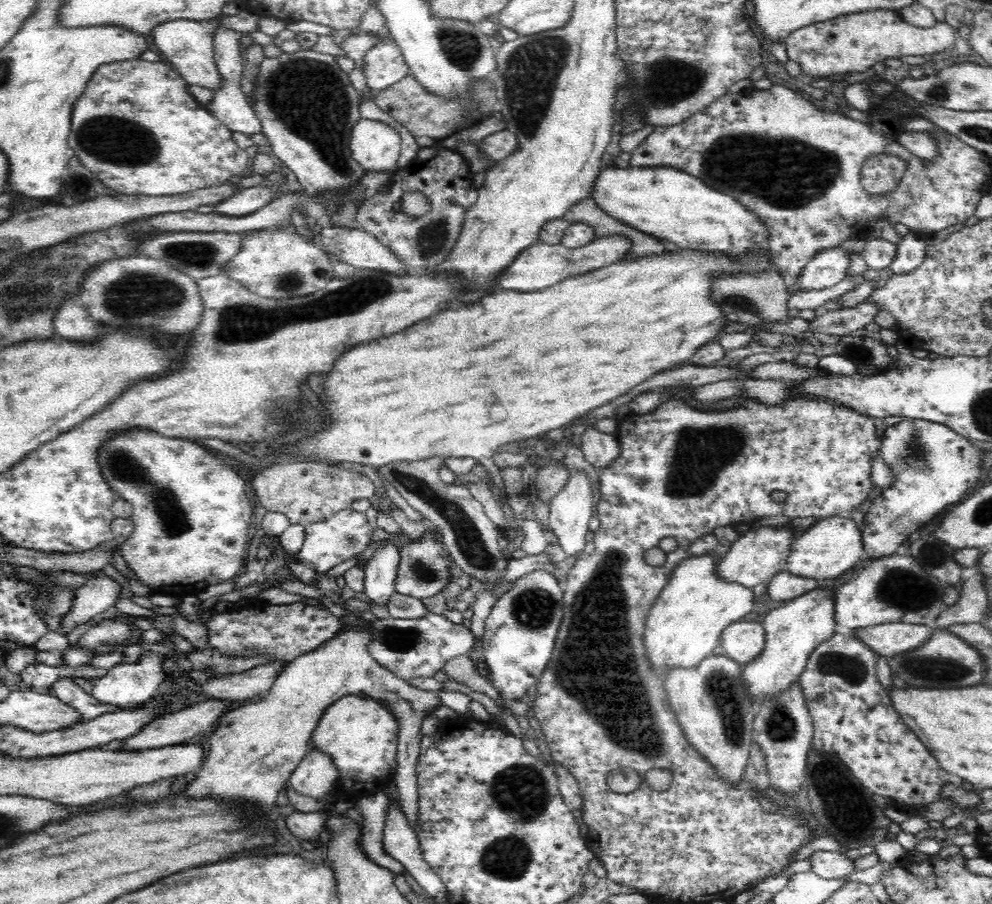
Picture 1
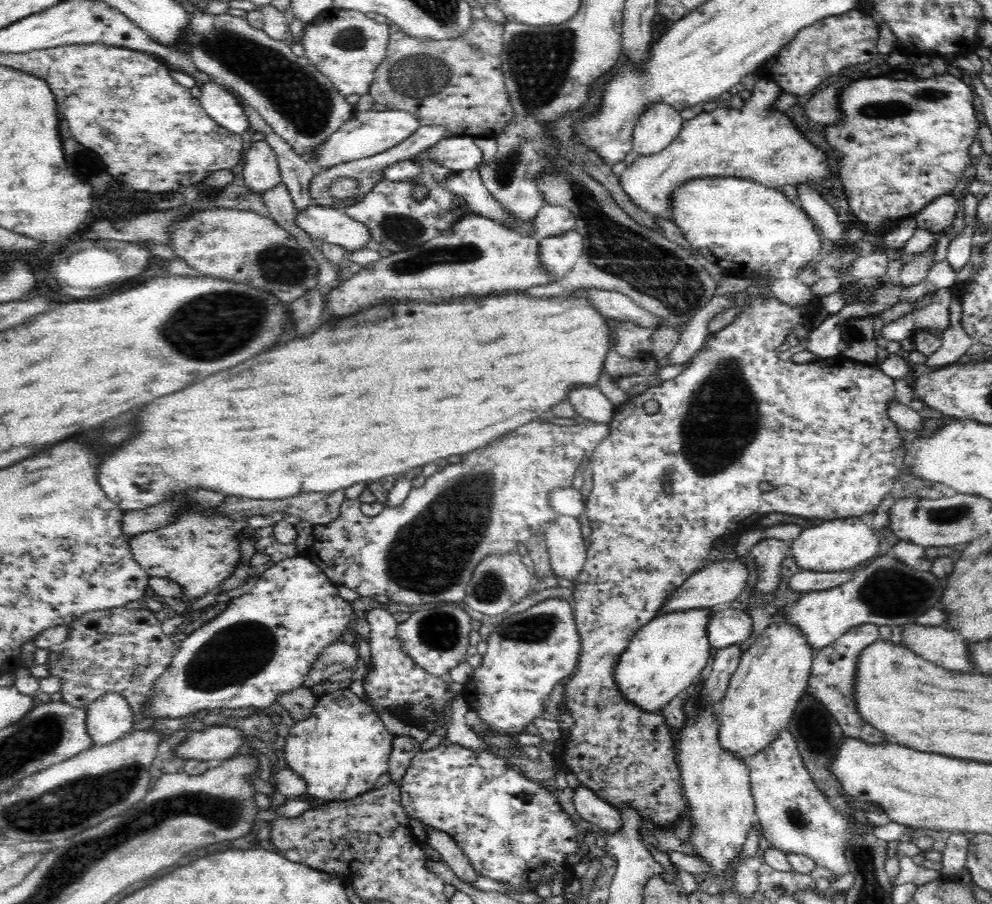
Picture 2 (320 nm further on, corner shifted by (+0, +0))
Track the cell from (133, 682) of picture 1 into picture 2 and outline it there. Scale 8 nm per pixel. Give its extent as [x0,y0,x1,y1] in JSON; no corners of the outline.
[87,692,133,745]

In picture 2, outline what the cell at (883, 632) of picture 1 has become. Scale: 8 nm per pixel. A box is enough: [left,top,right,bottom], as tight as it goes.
[902,625,976,672]

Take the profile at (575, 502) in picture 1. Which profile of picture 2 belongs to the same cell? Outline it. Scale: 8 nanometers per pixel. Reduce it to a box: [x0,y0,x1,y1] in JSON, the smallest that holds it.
[544,515,588,581]

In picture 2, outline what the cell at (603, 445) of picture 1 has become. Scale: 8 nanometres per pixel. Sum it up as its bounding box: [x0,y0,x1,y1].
[568,386,616,423]

